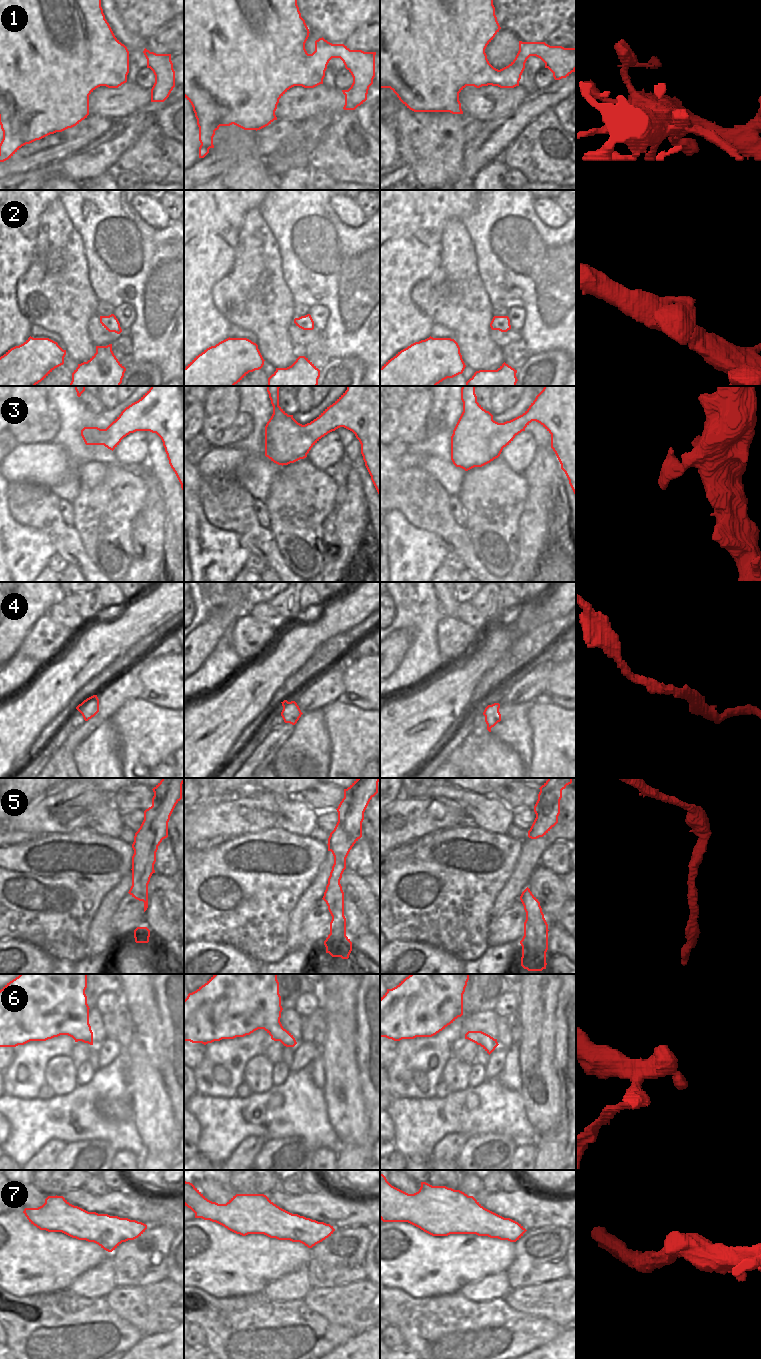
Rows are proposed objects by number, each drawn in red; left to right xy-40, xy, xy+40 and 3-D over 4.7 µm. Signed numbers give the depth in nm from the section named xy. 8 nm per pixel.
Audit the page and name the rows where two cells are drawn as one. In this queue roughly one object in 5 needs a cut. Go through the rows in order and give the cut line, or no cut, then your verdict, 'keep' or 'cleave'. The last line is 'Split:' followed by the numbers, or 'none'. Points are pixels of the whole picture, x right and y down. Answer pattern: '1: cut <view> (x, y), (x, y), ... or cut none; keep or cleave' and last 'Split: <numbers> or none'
1: cut none; keep
2: cut none; keep
3: cut none; keep
4: cut none; keep
5: cut none; keep
6: cut none; keep
7: cut none; keep
Split: none

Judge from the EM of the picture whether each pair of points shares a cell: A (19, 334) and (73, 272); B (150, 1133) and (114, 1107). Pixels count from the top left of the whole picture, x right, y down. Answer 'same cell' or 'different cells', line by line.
A: different cells
B: different cells

